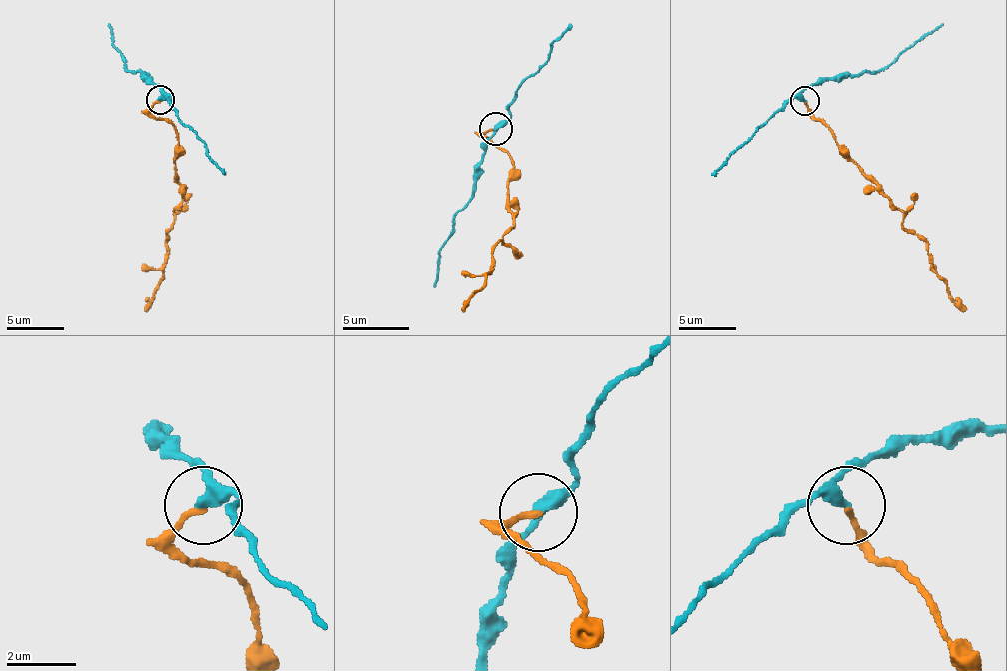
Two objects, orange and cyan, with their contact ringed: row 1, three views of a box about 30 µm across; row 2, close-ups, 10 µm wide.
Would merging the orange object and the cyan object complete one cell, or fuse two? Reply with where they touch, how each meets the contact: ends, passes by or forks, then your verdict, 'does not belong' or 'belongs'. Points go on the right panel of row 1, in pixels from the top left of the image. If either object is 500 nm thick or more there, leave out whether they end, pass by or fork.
at (804, 100); orange ends there; cyan passes by; does not belong

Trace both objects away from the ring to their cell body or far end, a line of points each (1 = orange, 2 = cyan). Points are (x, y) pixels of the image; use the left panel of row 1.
1: (161, 100), (149, 112), (176, 129), (174, 161), (181, 201), (168, 230), (163, 279), (144, 311)
2: (161, 100), (160, 92), (152, 80), (132, 72), (113, 47), (109, 24)

